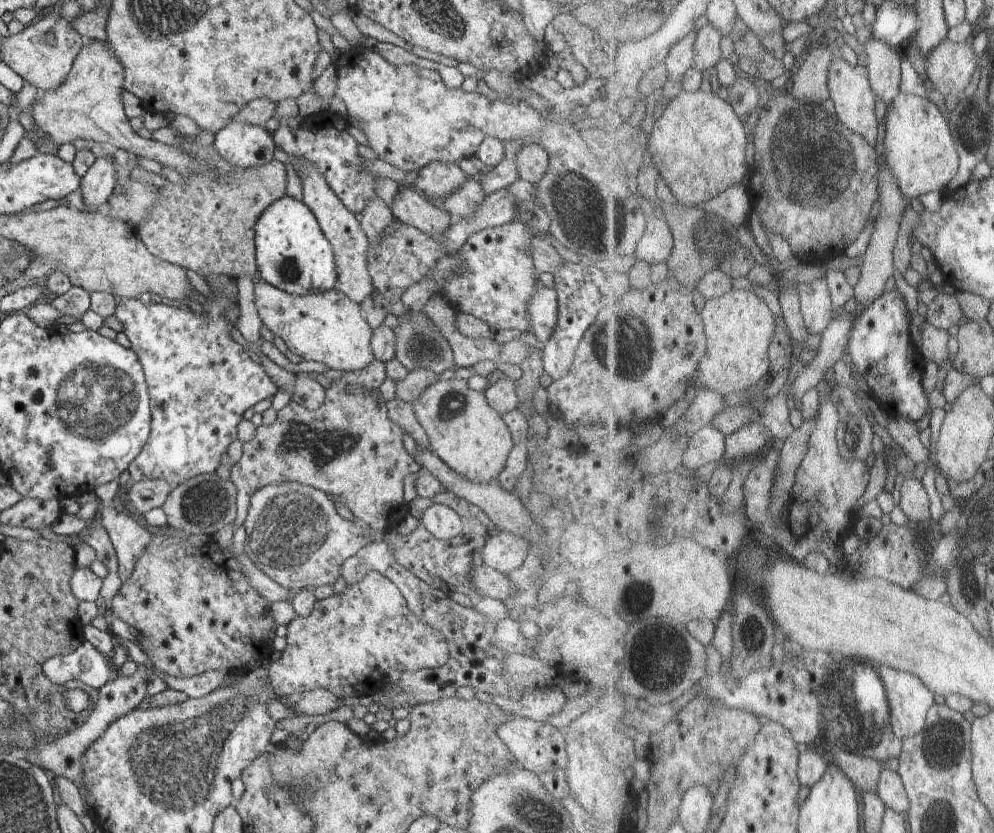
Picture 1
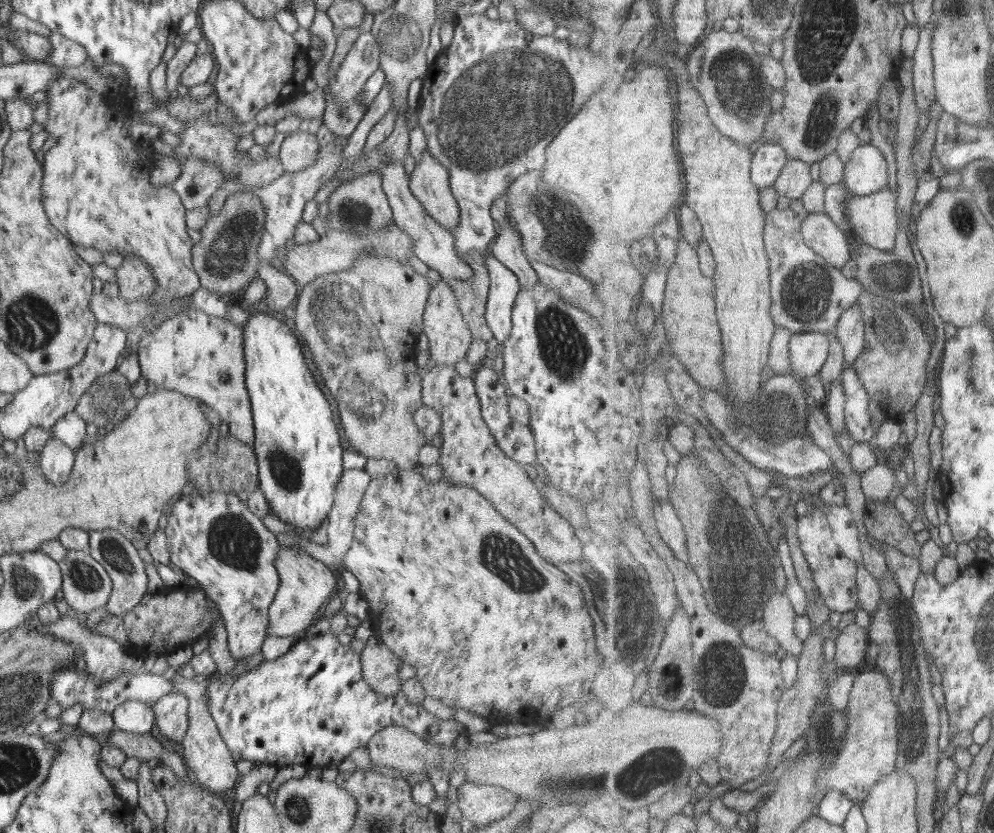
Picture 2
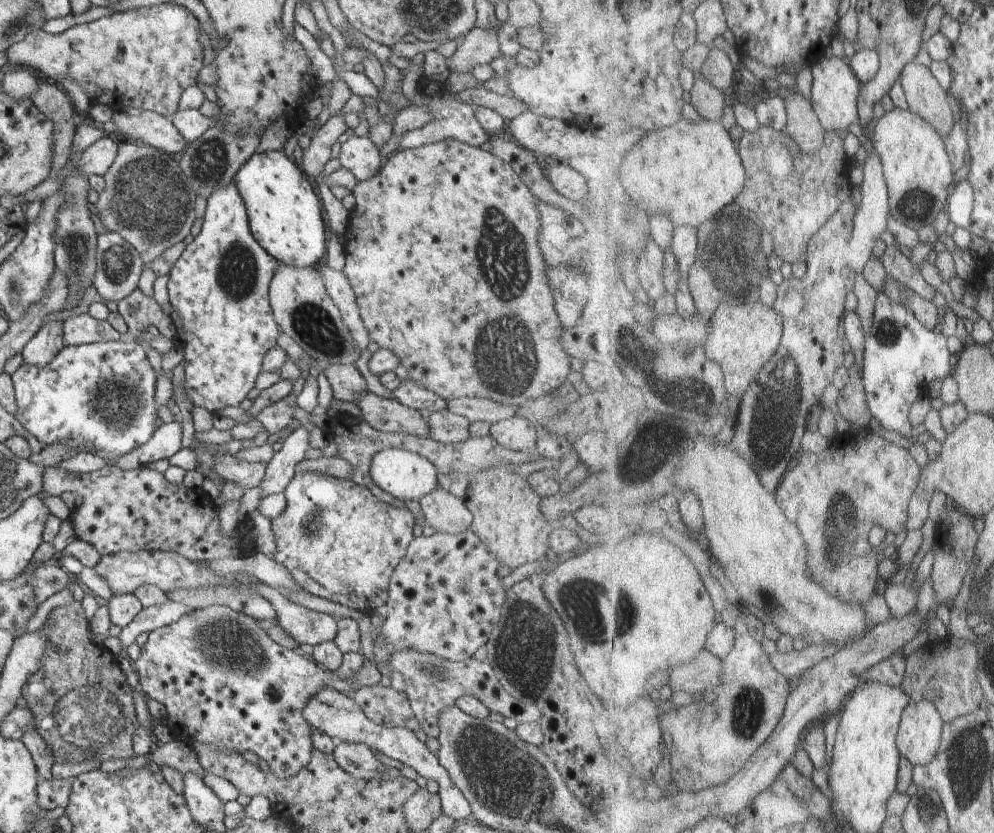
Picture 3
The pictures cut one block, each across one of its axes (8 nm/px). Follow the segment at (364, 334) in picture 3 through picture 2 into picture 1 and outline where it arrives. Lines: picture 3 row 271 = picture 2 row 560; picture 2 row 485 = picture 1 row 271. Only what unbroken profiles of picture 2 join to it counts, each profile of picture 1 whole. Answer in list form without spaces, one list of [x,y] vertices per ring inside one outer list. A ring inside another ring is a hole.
[[[275,146],[274,159],[284,164],[290,164],[294,167],[296,175],[302,182],[303,204],[306,204],[319,223],[322,233],[333,247],[335,264],[337,267],[337,282],[335,290],[341,291],[347,298],[350,298],[358,305],[368,298],[374,292],[373,281],[371,280],[368,269],[368,250],[370,243],[364,235],[361,223],[355,218],[355,214],[344,207],[338,196],[330,189],[324,174],[318,171],[314,162],[300,158],[290,158],[284,151]]]

